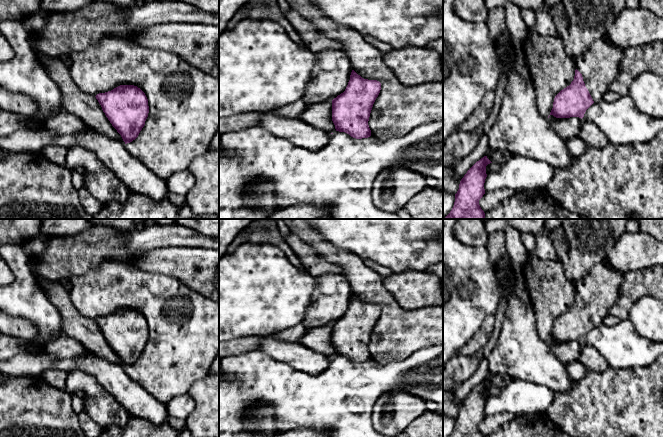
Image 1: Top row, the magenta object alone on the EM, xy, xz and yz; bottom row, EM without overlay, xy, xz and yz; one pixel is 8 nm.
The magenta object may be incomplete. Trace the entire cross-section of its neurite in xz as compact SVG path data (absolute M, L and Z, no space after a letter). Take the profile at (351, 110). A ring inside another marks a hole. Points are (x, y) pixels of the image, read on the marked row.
M352 70L345 91L332 100L332 121L336 131L356 139L370 137L368 121L380 90L379 81L364 79Z

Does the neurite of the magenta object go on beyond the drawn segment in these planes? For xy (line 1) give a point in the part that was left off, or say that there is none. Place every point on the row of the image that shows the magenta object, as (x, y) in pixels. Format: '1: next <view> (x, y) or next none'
1: next none

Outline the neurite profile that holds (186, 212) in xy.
M186 205L178 212L178 219L192 219L195 216L192 209Z

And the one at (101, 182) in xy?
M79 146L69 148L65 167L71 171L76 167L83 167L84 187L103 205L125 202L129 196L129 189L92 151Z

